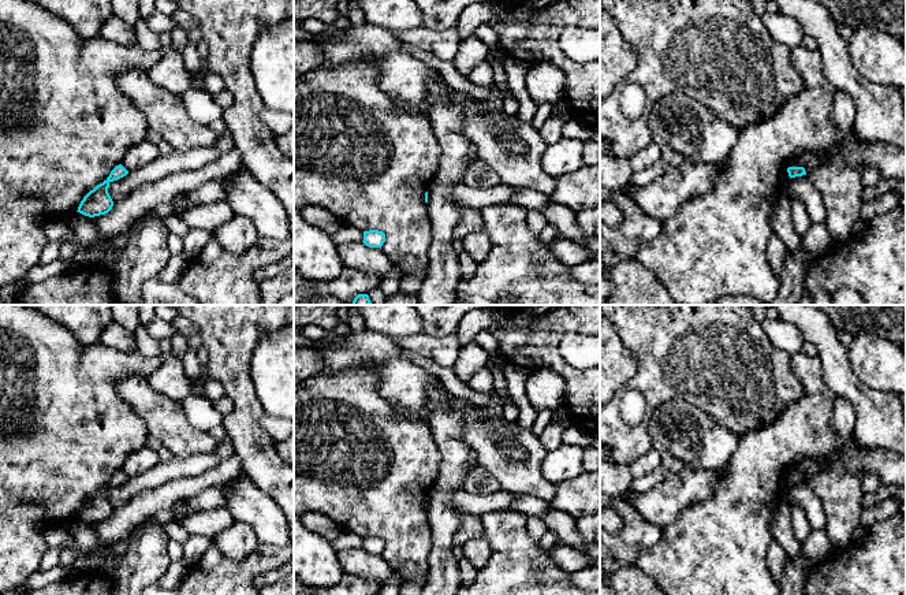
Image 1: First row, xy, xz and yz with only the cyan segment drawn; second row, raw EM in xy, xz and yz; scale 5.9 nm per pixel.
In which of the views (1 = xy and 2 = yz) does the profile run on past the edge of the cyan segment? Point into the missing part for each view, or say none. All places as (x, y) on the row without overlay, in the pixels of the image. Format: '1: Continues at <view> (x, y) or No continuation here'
1: No continuation here
2: No continuation here

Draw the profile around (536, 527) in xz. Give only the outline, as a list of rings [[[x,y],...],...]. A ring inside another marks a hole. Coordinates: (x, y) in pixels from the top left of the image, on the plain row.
[[[533,516],[527,517],[526,529],[529,535],[536,540],[541,539],[549,531],[541,518]]]

